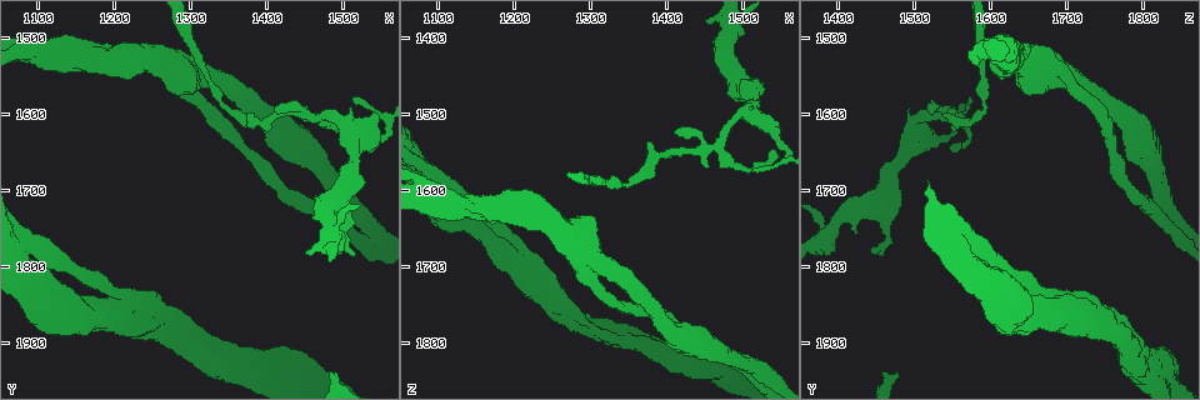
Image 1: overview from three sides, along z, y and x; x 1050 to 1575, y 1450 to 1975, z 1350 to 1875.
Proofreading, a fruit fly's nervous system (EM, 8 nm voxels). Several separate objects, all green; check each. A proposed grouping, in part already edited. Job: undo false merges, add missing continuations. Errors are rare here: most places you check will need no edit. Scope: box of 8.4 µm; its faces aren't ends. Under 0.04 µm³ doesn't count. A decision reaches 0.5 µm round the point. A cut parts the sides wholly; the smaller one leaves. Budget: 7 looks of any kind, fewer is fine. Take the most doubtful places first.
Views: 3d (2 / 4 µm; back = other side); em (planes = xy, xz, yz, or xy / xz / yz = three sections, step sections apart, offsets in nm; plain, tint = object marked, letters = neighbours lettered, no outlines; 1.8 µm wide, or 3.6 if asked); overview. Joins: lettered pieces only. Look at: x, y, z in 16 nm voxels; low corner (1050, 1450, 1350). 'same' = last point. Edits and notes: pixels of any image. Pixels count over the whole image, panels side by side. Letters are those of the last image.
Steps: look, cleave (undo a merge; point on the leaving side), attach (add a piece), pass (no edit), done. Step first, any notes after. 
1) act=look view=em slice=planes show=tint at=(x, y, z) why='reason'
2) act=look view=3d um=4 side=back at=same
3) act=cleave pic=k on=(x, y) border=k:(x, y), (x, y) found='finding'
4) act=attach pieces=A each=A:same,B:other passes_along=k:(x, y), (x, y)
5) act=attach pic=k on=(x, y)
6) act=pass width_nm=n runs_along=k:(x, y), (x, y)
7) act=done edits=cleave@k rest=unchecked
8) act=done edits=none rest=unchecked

act=look view=em slice=yz step=4 show=tint at=(1535, 1755, 1845) why='abrupt turn'

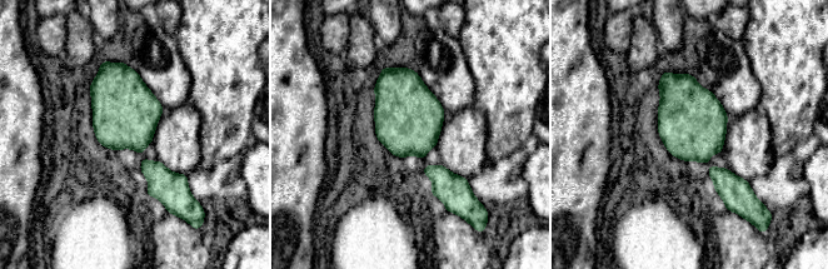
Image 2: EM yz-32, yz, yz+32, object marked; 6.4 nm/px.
act=look view=em slice=planes show=letters at=same why='cut it another way'

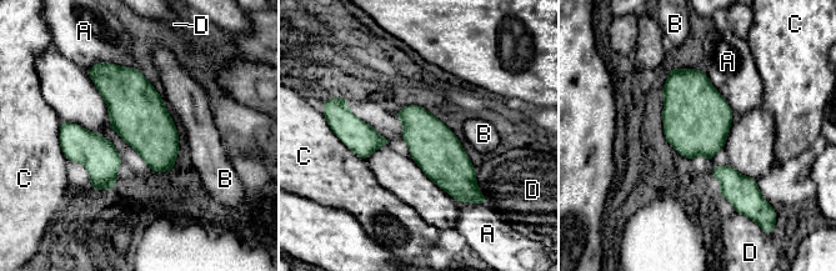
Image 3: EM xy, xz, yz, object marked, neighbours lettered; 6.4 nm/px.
act=pass longest_contact=A:420nm each=A:other,B:other,C:other,D:other border=3:(99, 61), (89, 76), (110, 124) found='all the same neuron'

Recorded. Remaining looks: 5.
act=look view=em slice=yz step=16 show=tint at=(1385, 1940, 1810) why='three-way junction'

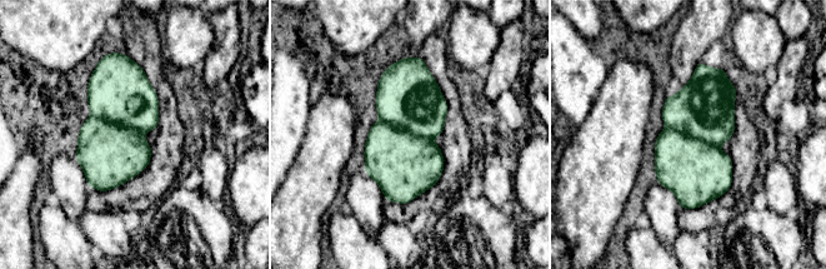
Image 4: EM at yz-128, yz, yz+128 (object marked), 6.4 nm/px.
act=look view=em slice=planes show=tint at=same

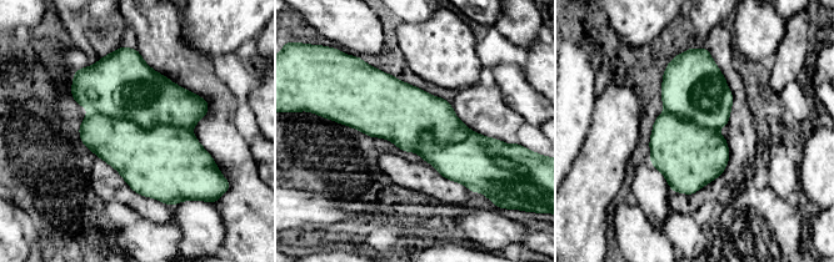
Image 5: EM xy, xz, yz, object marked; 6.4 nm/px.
act=look view=em slice=planes show=letters at=same

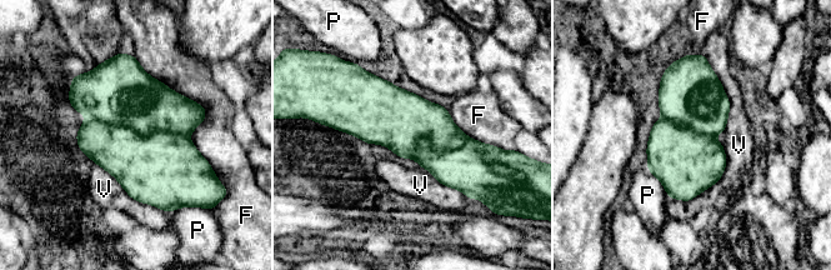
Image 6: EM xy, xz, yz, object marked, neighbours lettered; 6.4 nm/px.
act=pass each=F:other,P:other,V:other found='all the same neuron'

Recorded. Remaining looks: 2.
act=look view=3d um=4 at=(1415, 1595, 1525) why='an open end'

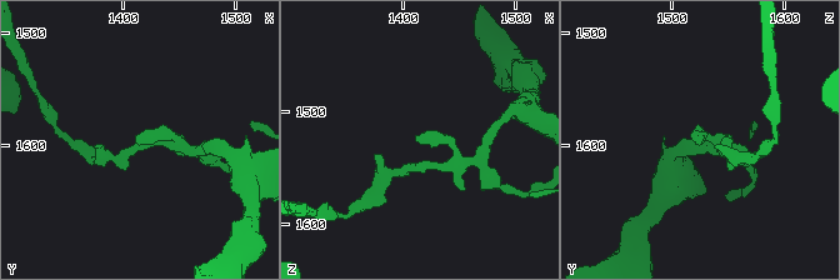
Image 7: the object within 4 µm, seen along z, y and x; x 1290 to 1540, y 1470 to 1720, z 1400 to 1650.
act=look view=em um=3.6 slice=planes show=letters at=(1414, 1590, 1528) why='need the tissue'

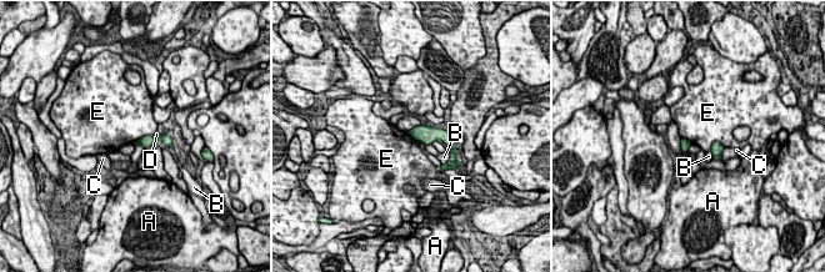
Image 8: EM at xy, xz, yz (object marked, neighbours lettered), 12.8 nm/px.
act=pass each=A:other,B:other,C:other,D:other,E:other border=8:(153, 134), (144, 135), (131, 142) found='none of them fits'

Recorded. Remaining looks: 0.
act=done edits=none rest=unchecked

